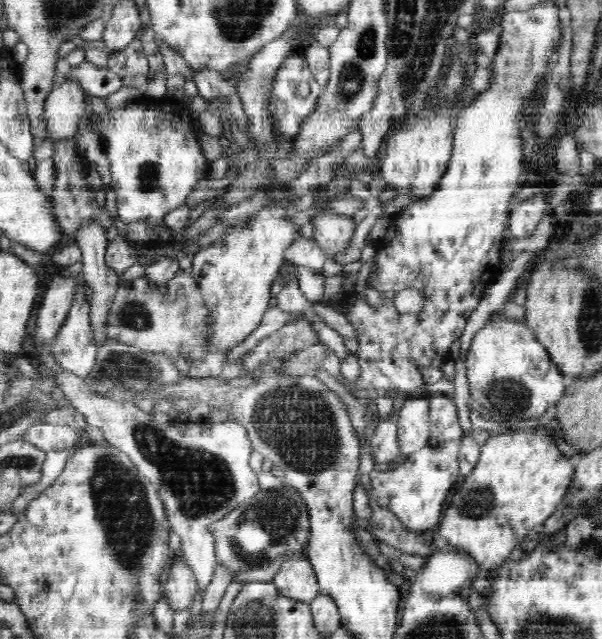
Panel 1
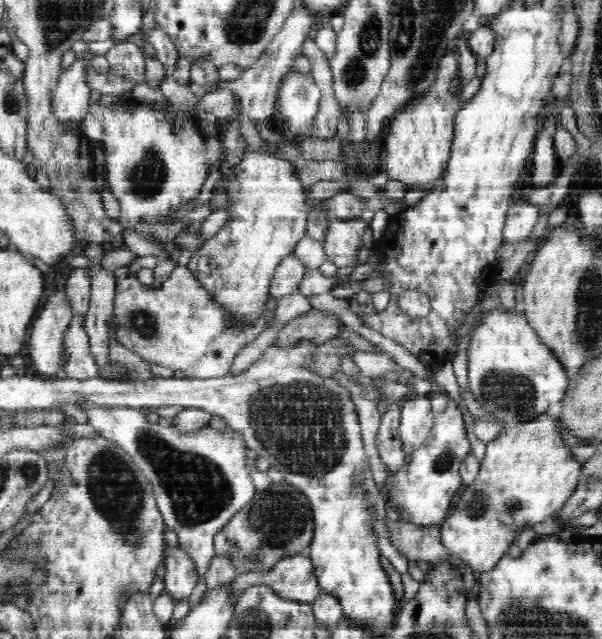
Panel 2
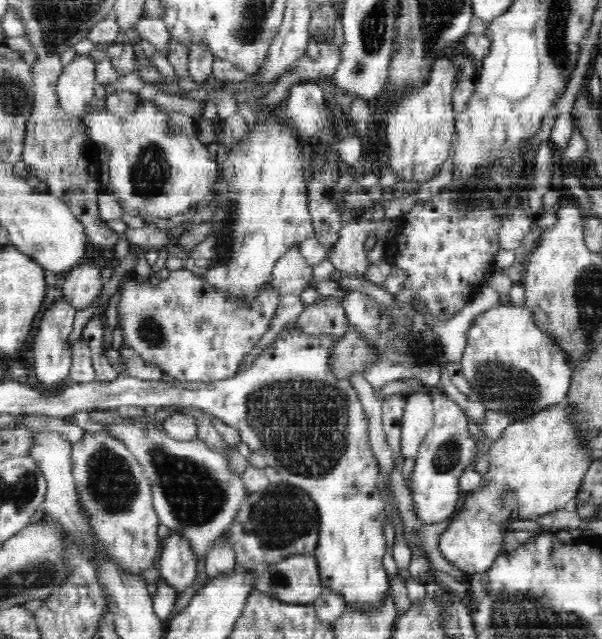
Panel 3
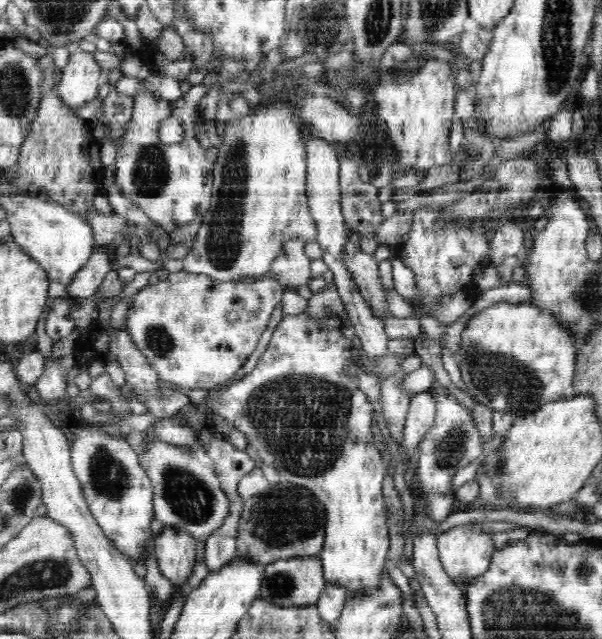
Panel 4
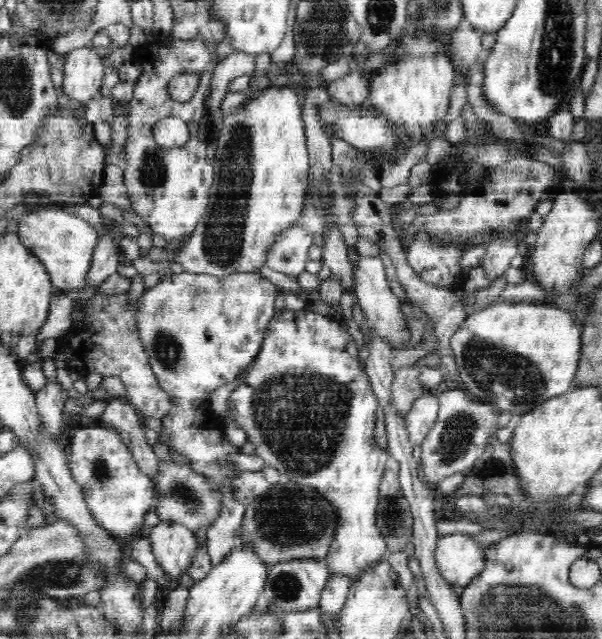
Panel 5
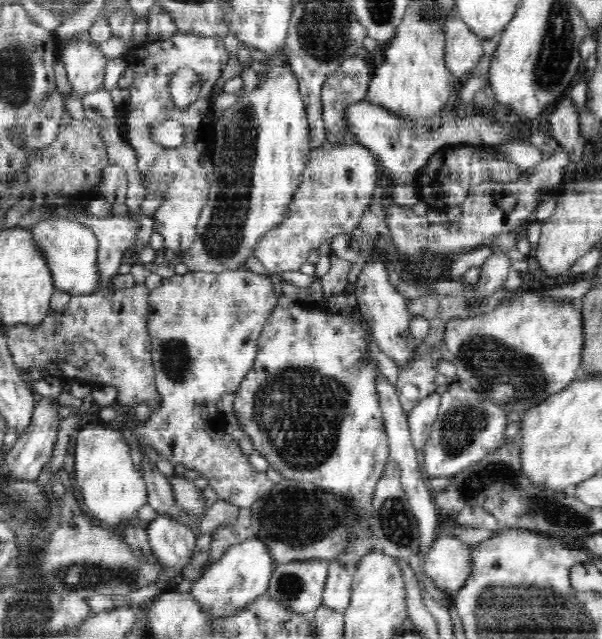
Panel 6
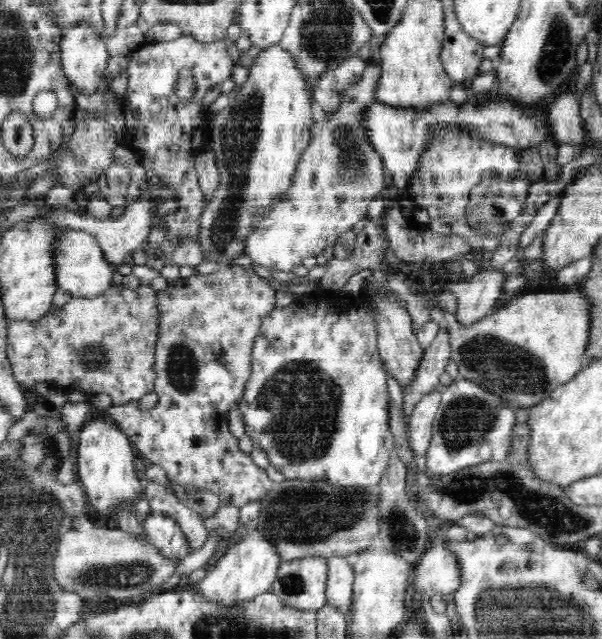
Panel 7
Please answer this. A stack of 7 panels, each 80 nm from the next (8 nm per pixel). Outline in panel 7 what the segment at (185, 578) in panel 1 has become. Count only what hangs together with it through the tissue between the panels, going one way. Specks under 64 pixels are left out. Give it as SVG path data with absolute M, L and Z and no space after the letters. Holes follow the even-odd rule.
M151 511L144 518L143 527L148 542L168 559L179 561L189 553L185 534L170 515Z

